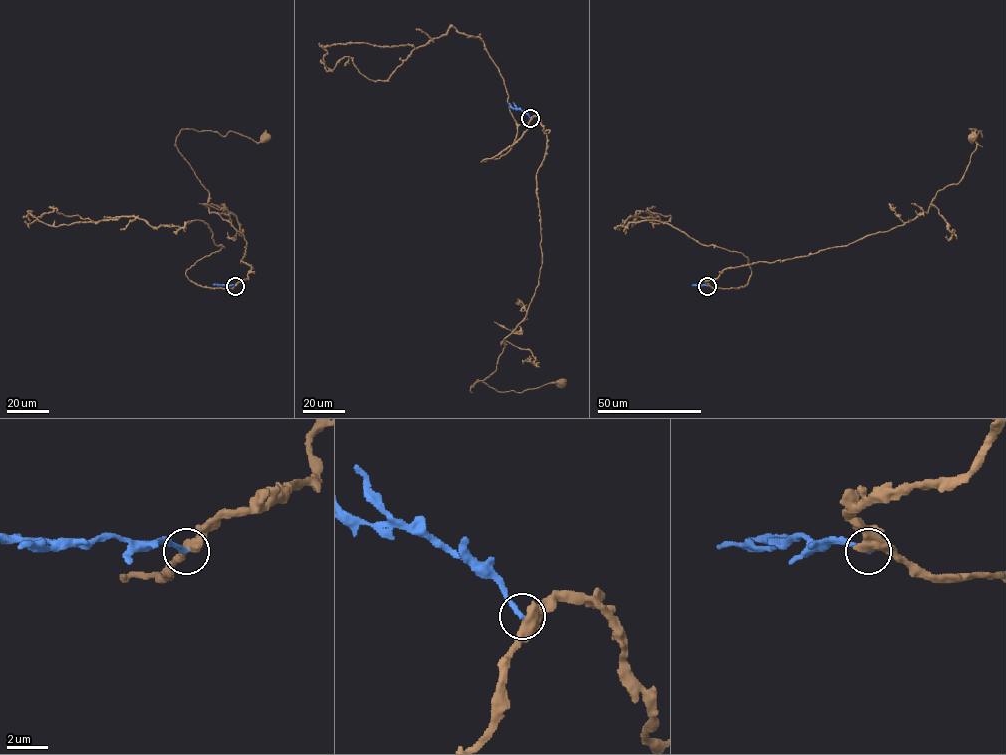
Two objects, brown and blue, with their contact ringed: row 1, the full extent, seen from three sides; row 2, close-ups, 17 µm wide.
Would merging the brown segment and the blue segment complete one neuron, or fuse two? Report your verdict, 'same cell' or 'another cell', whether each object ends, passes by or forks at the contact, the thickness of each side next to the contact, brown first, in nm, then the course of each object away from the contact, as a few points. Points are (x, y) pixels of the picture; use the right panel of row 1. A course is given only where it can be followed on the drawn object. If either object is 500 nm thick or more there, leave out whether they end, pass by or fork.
another cell; 500 nm thick on the brown side, 200 nm on the other; brown runs (707, 286), (728, 267), (847, 245), (927, 212), (962, 177), (970, 129), (981, 130), (971, 138); blue runs (707, 286), (692, 284)

